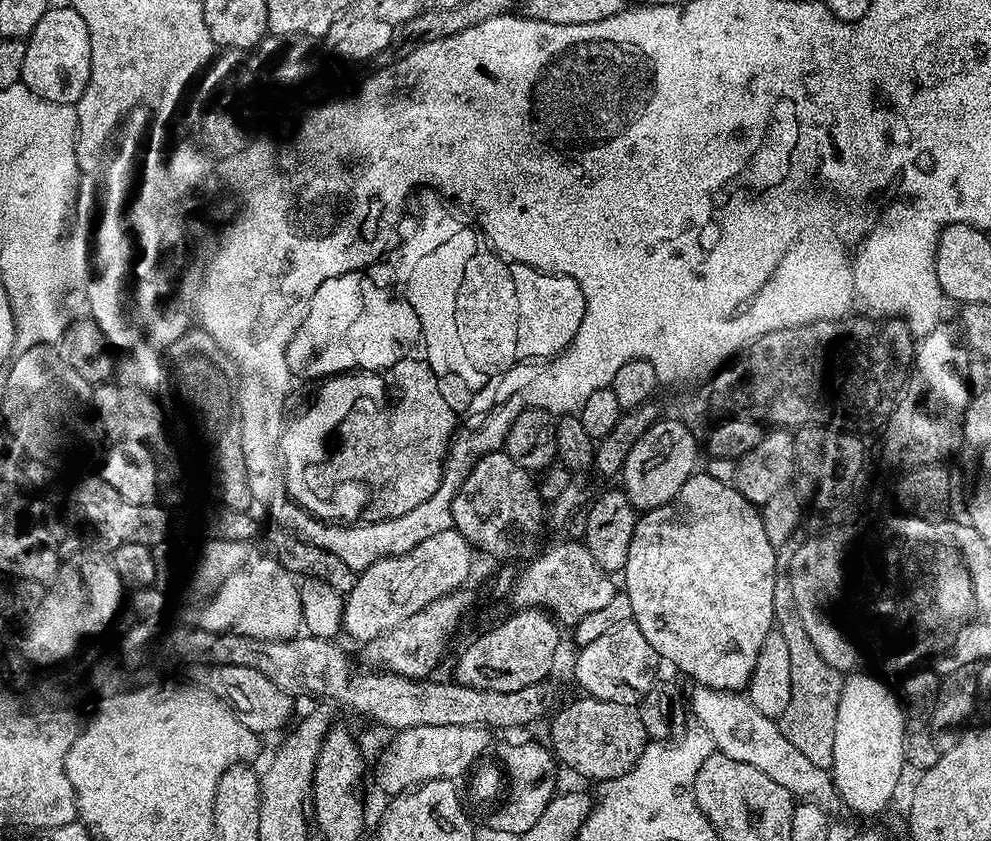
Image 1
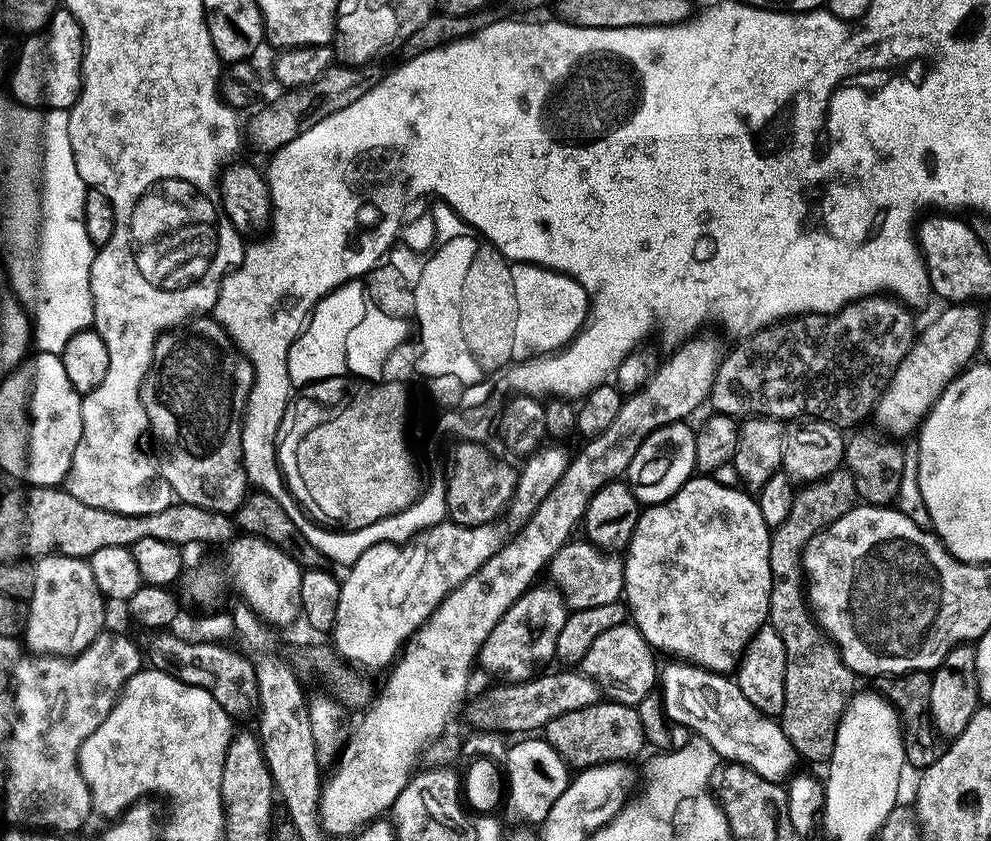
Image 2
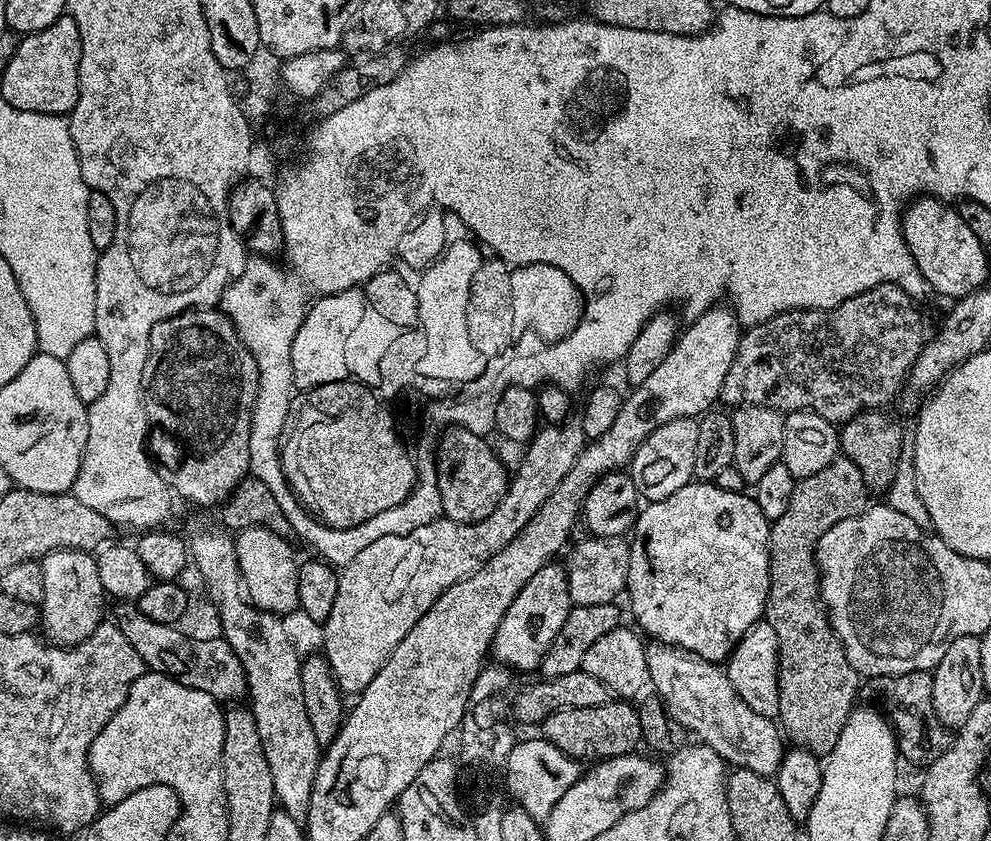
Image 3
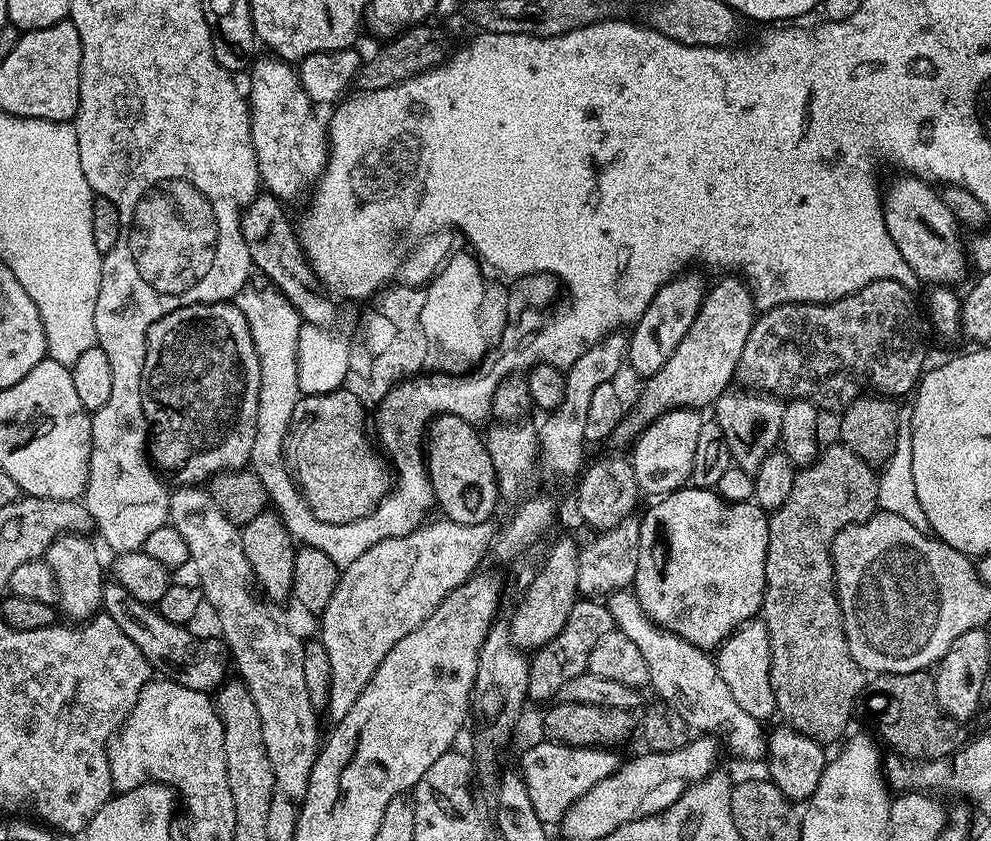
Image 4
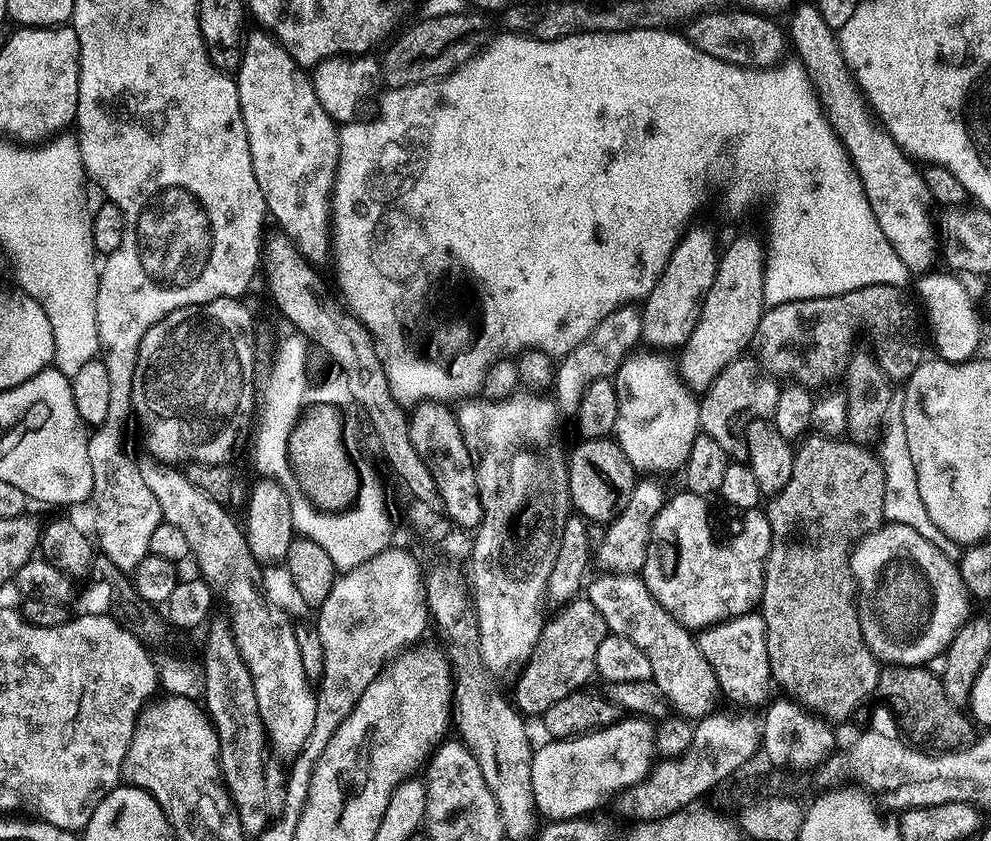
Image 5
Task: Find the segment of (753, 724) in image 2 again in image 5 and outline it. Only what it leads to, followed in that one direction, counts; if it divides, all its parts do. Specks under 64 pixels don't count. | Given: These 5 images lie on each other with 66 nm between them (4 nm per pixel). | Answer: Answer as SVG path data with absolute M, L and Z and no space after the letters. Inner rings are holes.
M602 574L598 578L593 584L591 581L587 585L587 600L598 610L598 614L602 614L611 635L630 638L630 642L634 642L634 646L638 646L638 650L642 650L642 654L646 654L646 658L650 661L651 679L658 686L658 690L662 690L664 699L668 701L669 705L679 715L692 722L699 720L702 716L713 715L715 708L712 707L716 704L716 696L718 700L716 679L714 670L710 670L710 662L706 662L706 658L702 658L702 650L697 637L689 629L682 627L670 613L662 610L662 606L658 606L658 602L650 594L648 587L644 585L644 581L639 575Z

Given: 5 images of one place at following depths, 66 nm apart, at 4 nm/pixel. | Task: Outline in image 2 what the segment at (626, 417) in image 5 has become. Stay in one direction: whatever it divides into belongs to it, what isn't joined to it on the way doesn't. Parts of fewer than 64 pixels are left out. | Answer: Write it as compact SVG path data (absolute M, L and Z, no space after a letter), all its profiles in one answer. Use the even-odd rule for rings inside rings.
M681 422L662 426L654 430L654 434L650 434L642 446L638 446L638 454L634 454L634 462L630 462L626 473L626 483L641 505L666 502L687 480L692 479L696 472L696 434L693 425L690 425L691 423Z

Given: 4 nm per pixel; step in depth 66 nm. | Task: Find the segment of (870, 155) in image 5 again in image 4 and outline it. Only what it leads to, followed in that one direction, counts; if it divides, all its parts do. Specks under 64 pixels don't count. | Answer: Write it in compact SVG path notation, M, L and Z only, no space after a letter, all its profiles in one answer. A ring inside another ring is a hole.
M900 174L882 196L884 221L898 254L914 270L921 285L956 286L956 283L970 272L970 256L966 244L960 241L961 225L956 223L954 214L946 210L939 191L929 181L911 174Z

